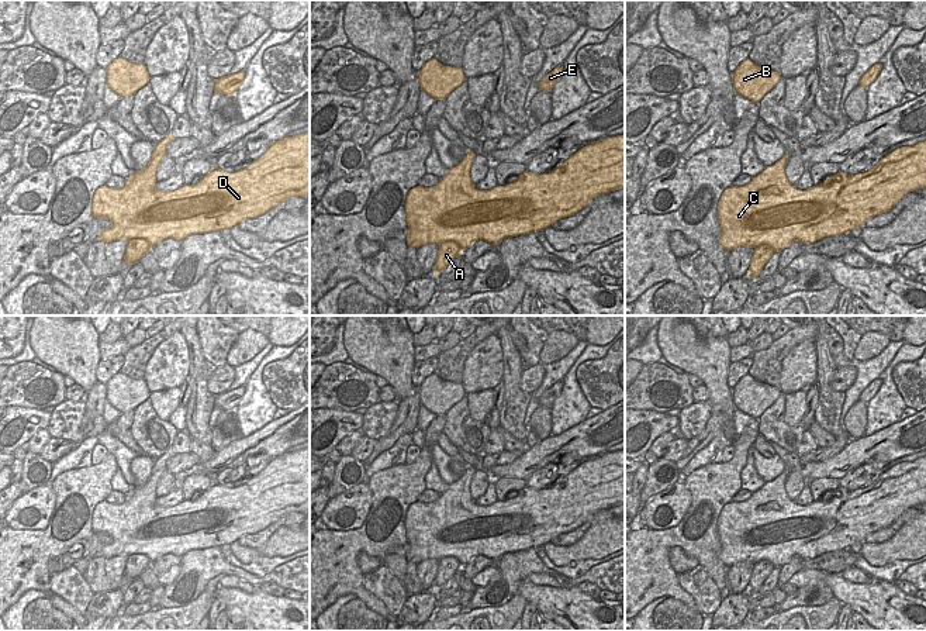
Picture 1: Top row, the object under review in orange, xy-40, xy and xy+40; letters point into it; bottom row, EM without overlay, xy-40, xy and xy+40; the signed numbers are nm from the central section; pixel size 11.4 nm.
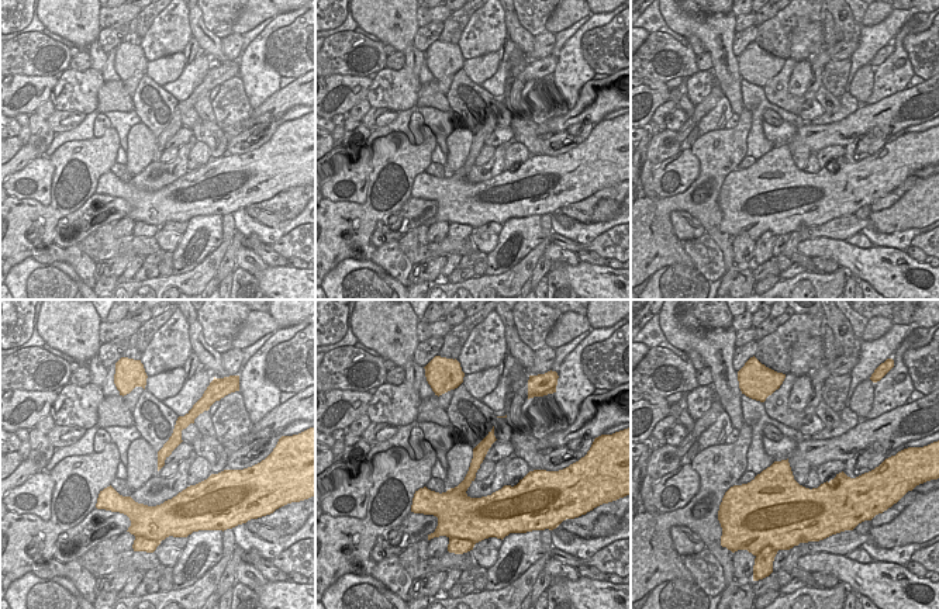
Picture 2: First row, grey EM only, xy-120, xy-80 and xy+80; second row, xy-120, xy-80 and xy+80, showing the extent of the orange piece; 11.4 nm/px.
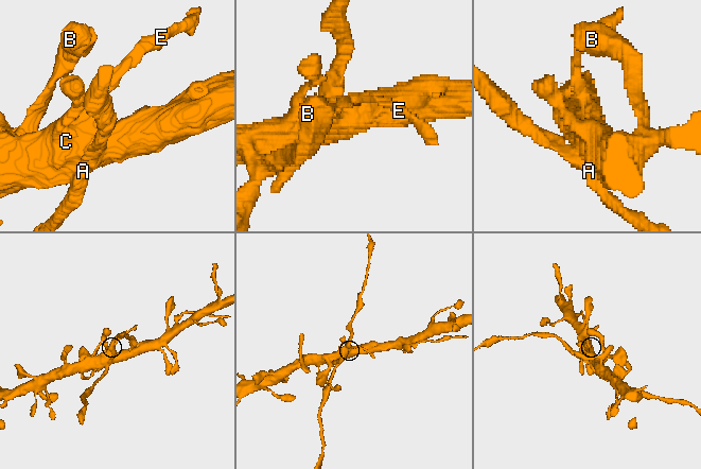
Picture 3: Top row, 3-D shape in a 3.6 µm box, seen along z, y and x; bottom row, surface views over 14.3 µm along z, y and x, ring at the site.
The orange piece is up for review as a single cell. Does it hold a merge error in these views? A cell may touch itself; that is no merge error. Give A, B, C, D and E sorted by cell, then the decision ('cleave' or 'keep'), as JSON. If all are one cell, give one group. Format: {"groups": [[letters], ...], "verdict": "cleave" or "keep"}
{"groups": [["A"], ["B", "C", "D", "E"]], "verdict": "cleave"}

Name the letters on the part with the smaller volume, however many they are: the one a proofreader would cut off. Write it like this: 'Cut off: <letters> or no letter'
Cut off: A

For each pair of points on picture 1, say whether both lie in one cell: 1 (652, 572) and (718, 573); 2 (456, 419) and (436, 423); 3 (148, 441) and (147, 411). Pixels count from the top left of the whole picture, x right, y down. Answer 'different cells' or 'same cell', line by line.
1: same cell
2: different cells
3: same cell

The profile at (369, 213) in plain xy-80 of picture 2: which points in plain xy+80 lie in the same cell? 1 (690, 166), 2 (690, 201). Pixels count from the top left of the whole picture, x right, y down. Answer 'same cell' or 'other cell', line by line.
1: other cell
2: same cell

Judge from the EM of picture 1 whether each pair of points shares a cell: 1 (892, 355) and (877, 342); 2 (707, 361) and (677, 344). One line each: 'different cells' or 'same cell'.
1: different cells
2: same cell

